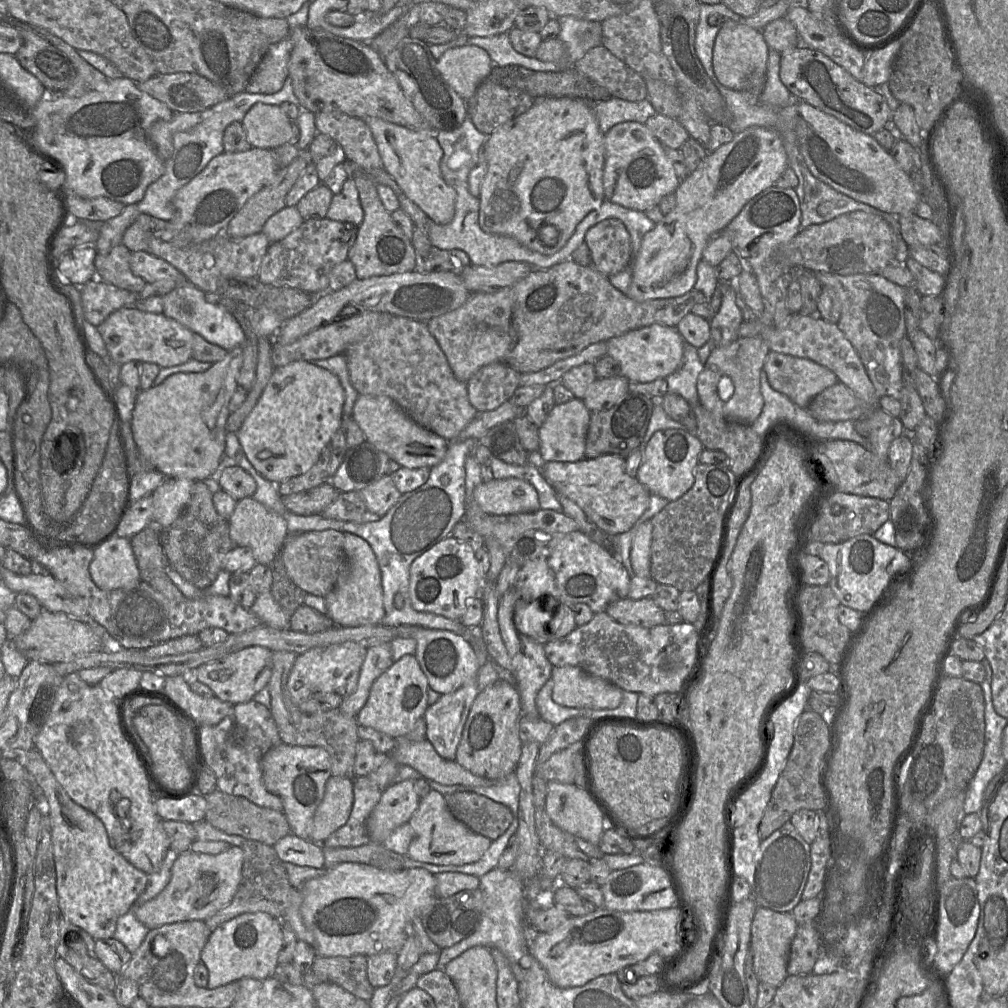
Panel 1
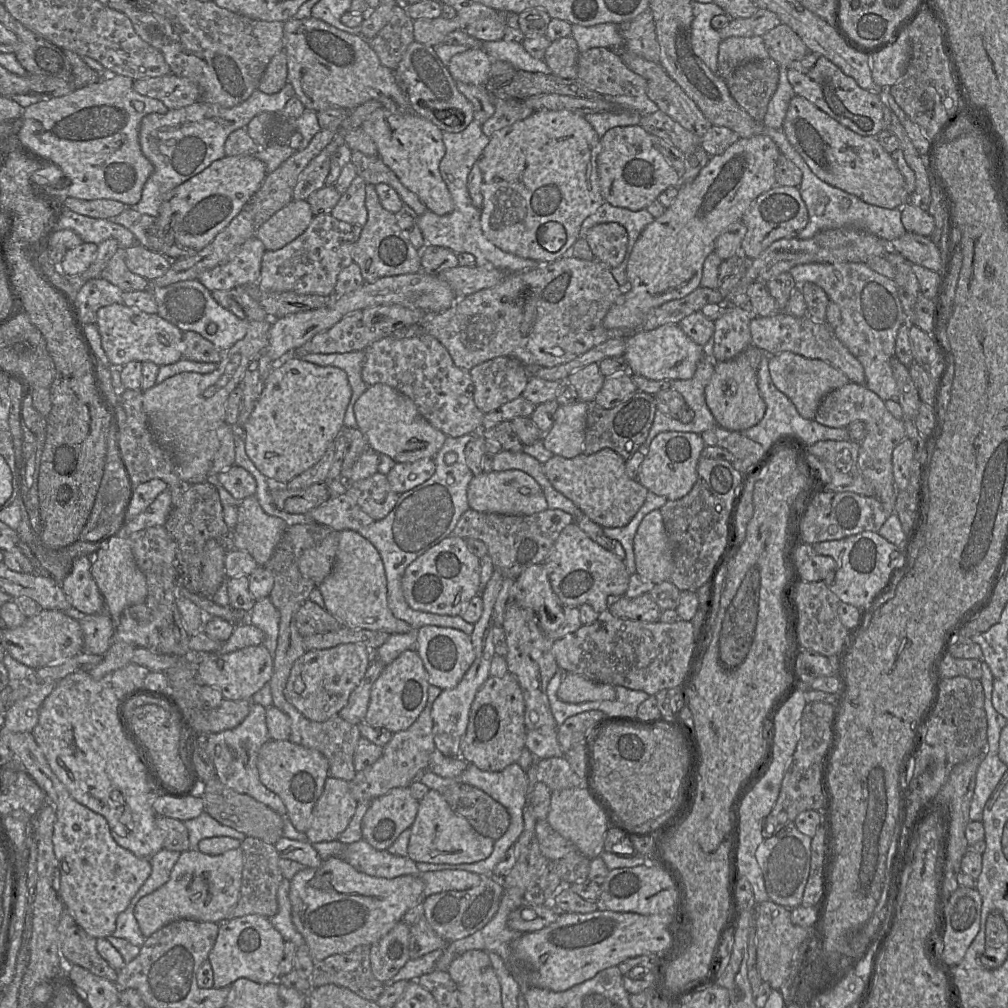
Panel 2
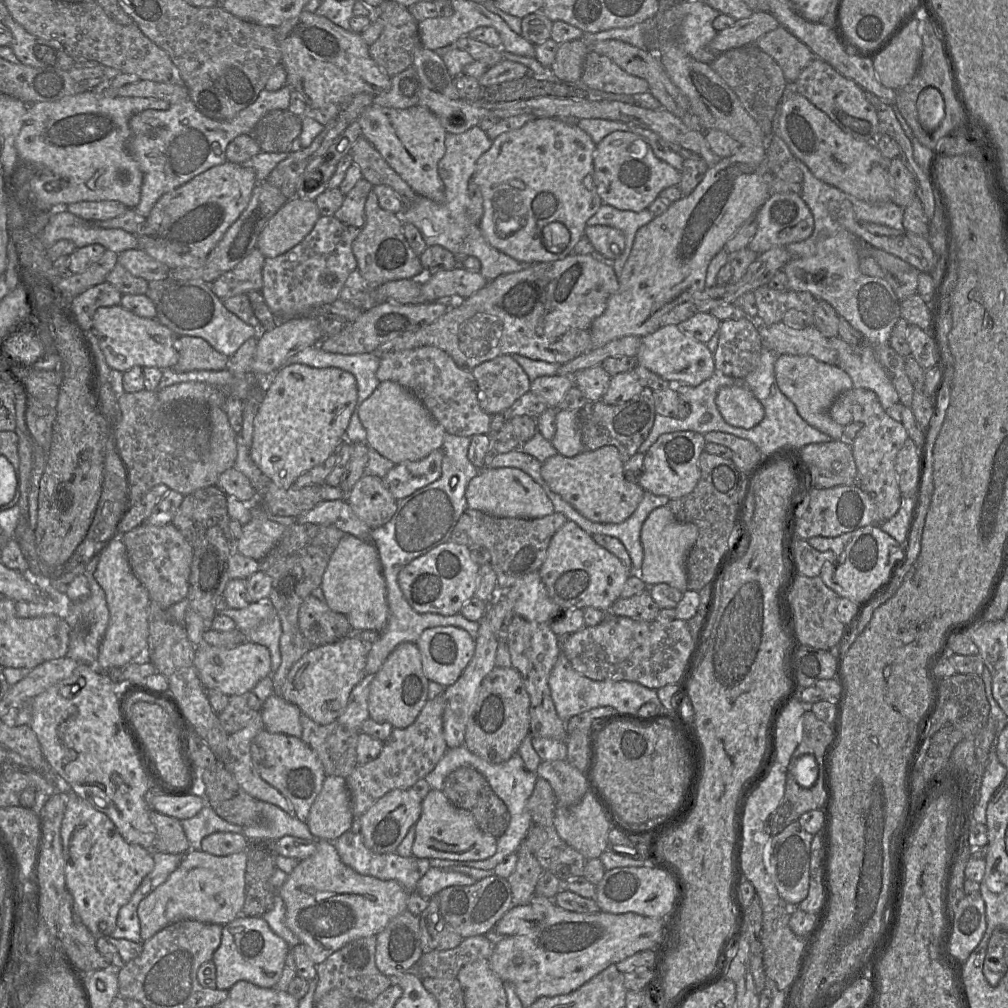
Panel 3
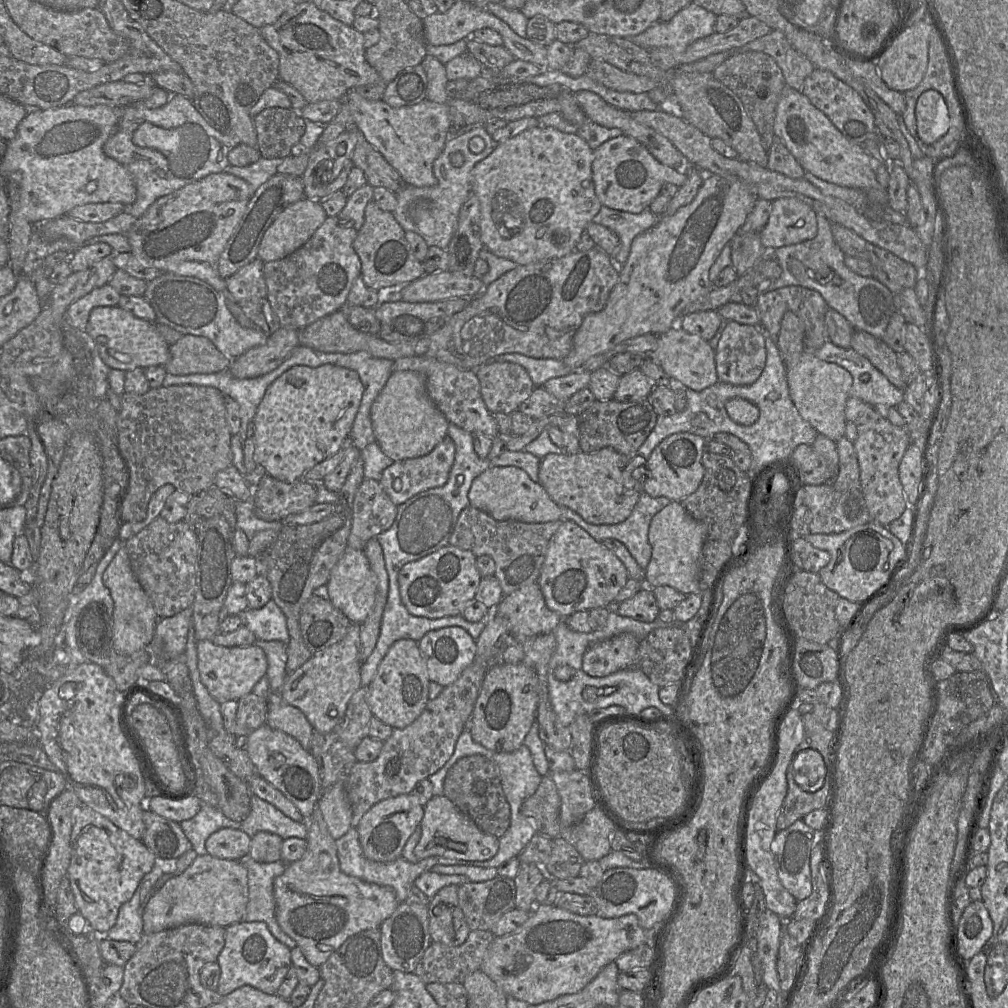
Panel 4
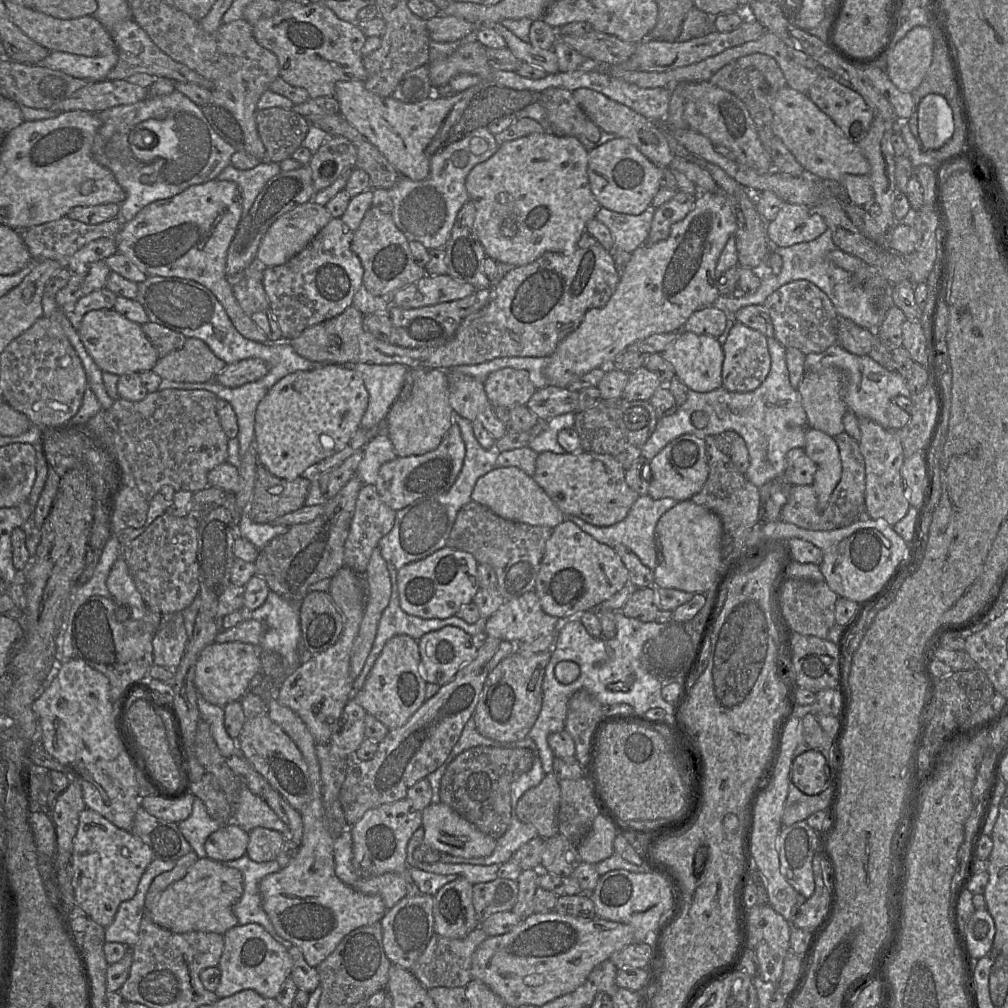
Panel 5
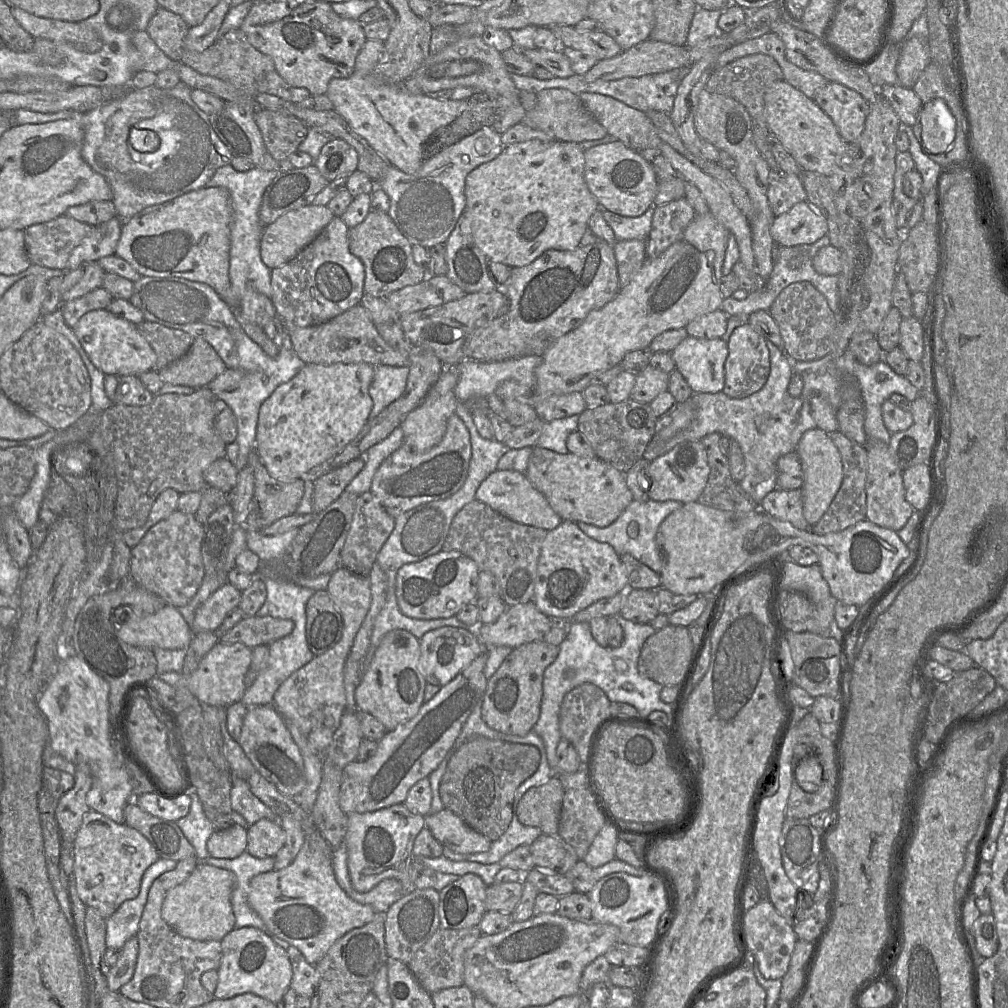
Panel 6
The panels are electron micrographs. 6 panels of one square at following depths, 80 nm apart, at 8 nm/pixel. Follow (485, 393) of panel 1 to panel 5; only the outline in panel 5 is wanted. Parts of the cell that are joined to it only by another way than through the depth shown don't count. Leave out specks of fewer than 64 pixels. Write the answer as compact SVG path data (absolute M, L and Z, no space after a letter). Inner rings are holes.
M514 368L492 372L483 385L490 403L507 409L526 405L536 391L528 372Z

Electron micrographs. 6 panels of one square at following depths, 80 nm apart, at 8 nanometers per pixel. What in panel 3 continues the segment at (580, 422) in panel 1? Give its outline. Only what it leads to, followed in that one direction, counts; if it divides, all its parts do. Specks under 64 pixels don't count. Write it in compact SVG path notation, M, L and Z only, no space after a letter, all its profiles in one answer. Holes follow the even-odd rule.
M557 409L556 433L551 441L558 454L571 458L583 452L580 411Z

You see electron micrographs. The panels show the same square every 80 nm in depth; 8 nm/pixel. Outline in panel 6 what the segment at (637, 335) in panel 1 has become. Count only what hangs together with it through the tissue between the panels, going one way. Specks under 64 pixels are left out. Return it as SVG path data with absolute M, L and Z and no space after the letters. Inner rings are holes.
M686 337L671 356L693 393L717 393L724 387L724 364L728 355L722 339Z

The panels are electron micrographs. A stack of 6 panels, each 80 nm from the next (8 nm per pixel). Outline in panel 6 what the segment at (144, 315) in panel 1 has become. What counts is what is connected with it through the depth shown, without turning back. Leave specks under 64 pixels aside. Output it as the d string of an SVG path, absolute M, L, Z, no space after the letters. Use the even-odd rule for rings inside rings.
M107 309L92 310L84 314L73 328L92 363L105 375L117 377L141 375L153 370L156 354L146 339L139 333L137 326Z

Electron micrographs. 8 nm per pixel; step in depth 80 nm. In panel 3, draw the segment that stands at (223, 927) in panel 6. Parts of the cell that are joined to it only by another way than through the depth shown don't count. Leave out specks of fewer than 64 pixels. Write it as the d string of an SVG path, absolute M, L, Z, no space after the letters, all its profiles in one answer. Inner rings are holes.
M189 850L167 880L141 900L137 908L142 941L181 920L226 925L241 915L245 900L246 852L213 856Z

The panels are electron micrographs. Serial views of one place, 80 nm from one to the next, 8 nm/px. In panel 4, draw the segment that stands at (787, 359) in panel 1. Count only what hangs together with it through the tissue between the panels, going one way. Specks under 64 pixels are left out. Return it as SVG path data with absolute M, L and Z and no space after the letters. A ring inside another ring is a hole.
M804 350L799 362L793 368L786 369L789 395L801 417L818 434L823 434L836 443L845 436L845 406L850 397L853 379L843 367L819 359L814 352Z

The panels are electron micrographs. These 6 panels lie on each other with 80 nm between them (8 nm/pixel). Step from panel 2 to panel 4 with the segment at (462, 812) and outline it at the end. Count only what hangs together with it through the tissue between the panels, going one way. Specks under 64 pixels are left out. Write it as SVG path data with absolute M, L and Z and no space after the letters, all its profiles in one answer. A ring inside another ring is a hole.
M482 755L463 757L449 769L444 780L443 795L486 834L500 839L510 826L510 805L502 789L499 769Z

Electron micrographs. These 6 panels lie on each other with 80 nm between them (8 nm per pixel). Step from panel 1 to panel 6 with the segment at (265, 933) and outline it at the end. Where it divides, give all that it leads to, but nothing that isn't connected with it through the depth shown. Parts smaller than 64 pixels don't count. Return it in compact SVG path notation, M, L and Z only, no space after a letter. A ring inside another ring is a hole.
M254 927L233 929L221 941L222 959L218 969L215 999L226 1000L252 993L277 1004L290 988L292 966L287 953L270 937Z

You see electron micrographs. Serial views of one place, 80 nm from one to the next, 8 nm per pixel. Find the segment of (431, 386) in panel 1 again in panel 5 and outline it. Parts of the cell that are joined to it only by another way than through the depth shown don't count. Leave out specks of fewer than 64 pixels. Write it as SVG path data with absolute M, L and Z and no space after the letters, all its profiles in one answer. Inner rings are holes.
M447 371L449 403L454 412L471 422L478 420L498 440L508 431L493 412L482 382L456 371Z

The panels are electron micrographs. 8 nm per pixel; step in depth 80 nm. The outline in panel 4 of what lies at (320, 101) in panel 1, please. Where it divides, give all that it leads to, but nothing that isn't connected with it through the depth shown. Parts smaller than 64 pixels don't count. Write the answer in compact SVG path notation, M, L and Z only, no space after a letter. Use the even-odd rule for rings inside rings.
M299 1L273 24L259 29L264 40L279 55L279 79L292 85L307 103L323 100L344 100L351 89L380 82L377 71L366 61L364 34L319 9L313 2Z

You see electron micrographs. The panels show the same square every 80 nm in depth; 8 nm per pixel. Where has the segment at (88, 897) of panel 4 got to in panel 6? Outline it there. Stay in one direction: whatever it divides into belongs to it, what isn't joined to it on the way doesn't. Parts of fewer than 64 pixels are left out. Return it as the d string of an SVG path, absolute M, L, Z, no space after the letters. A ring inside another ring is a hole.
M94 810L84 814L74 840L72 880L79 899L86 907L95 908L106 920L120 905L140 892L142 877L159 856L139 831L126 823L118 824Z

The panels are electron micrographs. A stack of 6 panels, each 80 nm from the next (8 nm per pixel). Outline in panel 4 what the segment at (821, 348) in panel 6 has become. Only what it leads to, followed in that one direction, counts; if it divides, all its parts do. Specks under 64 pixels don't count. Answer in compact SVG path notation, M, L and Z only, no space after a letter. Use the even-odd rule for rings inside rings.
M786 286L775 290L761 291L758 295L755 307L760 318L760 328L766 335L775 339L780 332L780 324L785 312L793 312L804 323L804 347L809 351L820 349L828 341L828 333L825 326L825 314L829 309L822 295L812 289L802 286Z

